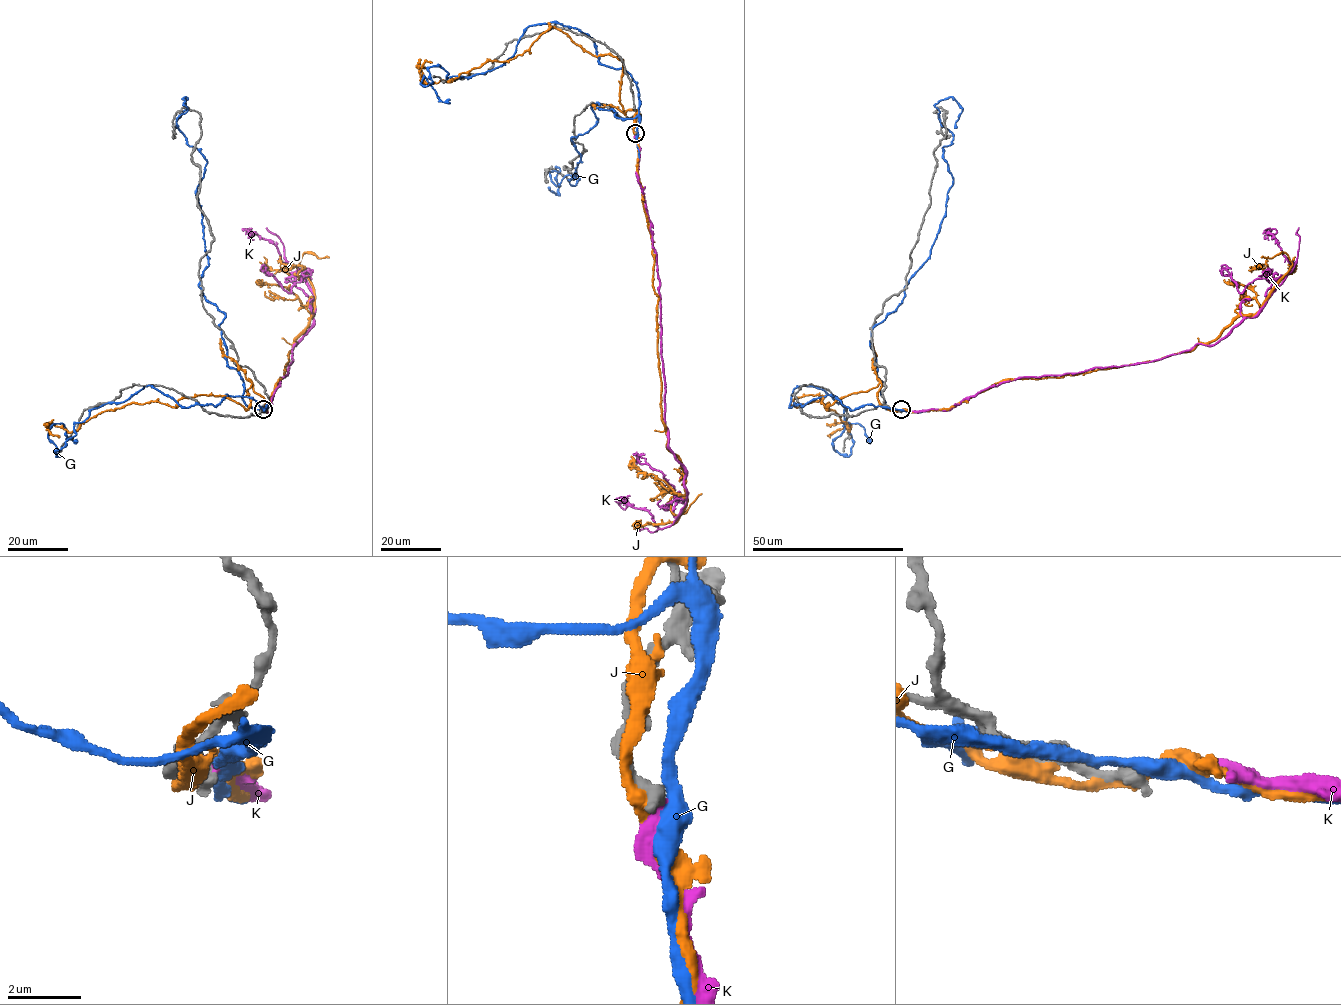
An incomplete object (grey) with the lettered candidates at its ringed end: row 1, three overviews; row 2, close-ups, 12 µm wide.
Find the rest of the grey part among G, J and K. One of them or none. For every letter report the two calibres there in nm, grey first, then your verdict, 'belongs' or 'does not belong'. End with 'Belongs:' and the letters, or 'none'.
G: 480/440 nm | does not belong
J: 550/340 nm | does not belong
K: 500/260 nm | does not belong
Belongs: none

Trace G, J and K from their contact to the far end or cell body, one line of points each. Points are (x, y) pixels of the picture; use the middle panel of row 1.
G: (636, 133), (594, 104), (571, 138), (579, 179), (556, 185), (558, 167), (548, 187)
J: (634, 131), (658, 297), (661, 419), (667, 448), (683, 470), (687, 505), (674, 515), (675, 492), (652, 501)
K: (636, 133), (637, 180), (659, 280), (664, 425), (686, 477), (687, 503), (676, 517), (674, 487), (633, 455)

